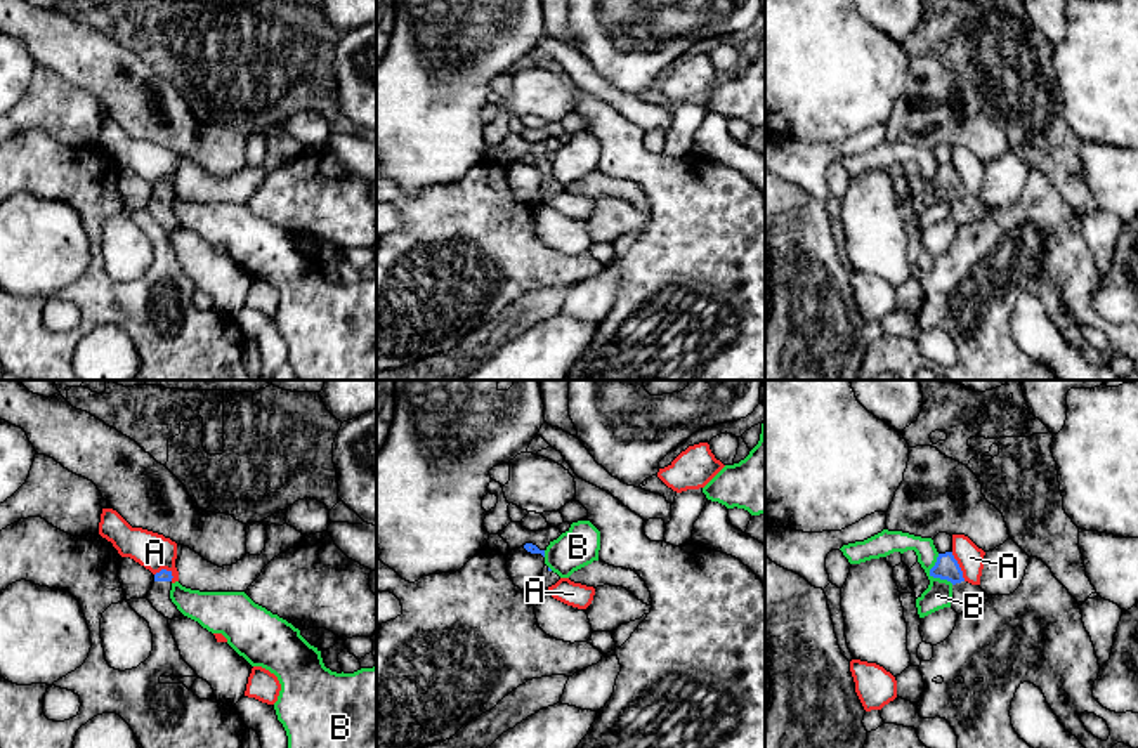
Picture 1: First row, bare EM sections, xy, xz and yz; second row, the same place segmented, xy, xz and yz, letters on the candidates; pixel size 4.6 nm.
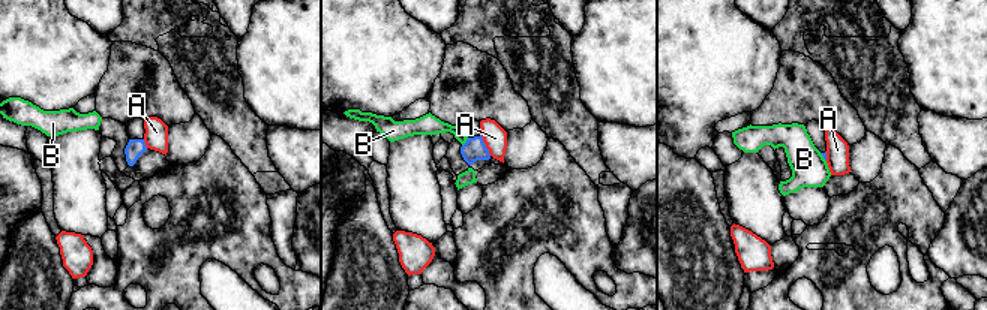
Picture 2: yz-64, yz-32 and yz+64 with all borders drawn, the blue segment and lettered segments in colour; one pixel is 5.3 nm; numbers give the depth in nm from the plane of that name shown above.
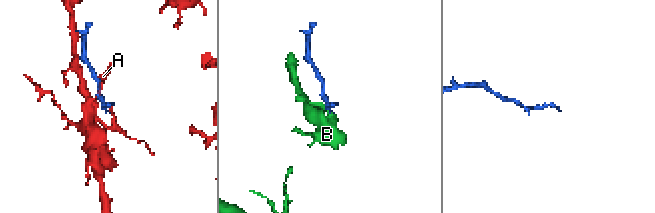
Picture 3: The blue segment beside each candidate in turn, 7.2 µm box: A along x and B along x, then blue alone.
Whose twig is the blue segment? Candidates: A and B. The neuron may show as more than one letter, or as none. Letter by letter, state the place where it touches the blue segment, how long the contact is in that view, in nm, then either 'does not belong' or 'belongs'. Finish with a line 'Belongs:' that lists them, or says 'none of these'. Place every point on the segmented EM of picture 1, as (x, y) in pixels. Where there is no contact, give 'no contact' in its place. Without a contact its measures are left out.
A: yz (958, 566) | 150 nm | does not belong
B: yz (932, 575) | 160 nm | does not belong
Belongs: none of these

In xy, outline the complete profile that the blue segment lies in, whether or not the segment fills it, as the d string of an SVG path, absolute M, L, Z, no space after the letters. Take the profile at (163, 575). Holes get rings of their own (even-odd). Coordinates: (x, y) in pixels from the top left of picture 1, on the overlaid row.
M161 569L160 573L156 573L154 583L146 597L153 604L153 607L168 620L182 616L182 613L170 599L172 578L172 571Z

